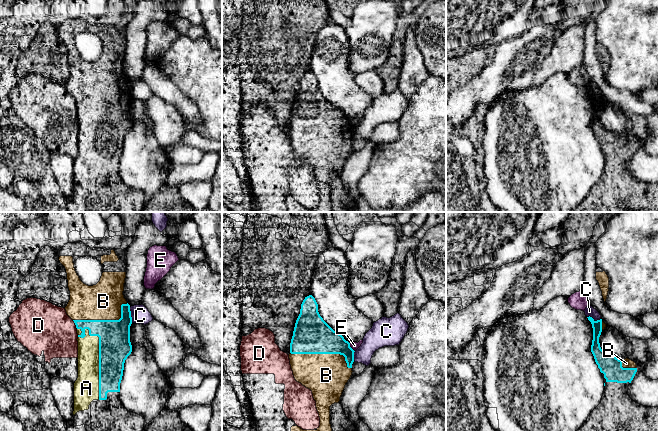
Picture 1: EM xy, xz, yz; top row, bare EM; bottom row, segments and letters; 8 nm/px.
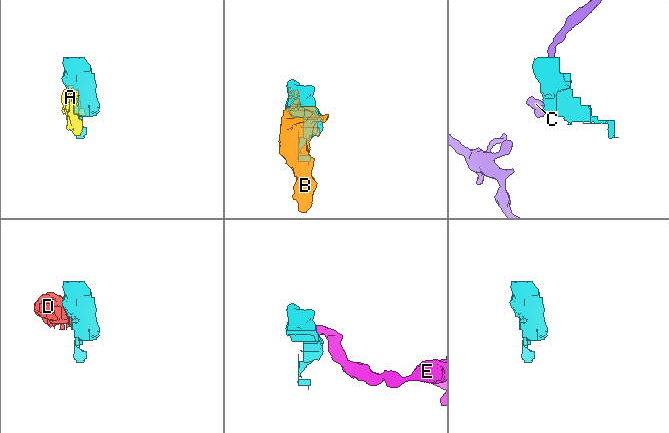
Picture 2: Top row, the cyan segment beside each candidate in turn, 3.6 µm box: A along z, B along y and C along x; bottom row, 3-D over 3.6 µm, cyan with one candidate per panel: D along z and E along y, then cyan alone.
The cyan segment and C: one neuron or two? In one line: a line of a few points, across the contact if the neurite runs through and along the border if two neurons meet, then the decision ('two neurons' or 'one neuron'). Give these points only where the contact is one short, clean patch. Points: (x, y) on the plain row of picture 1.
line xy (129, 83), (132, 98); two neurons

